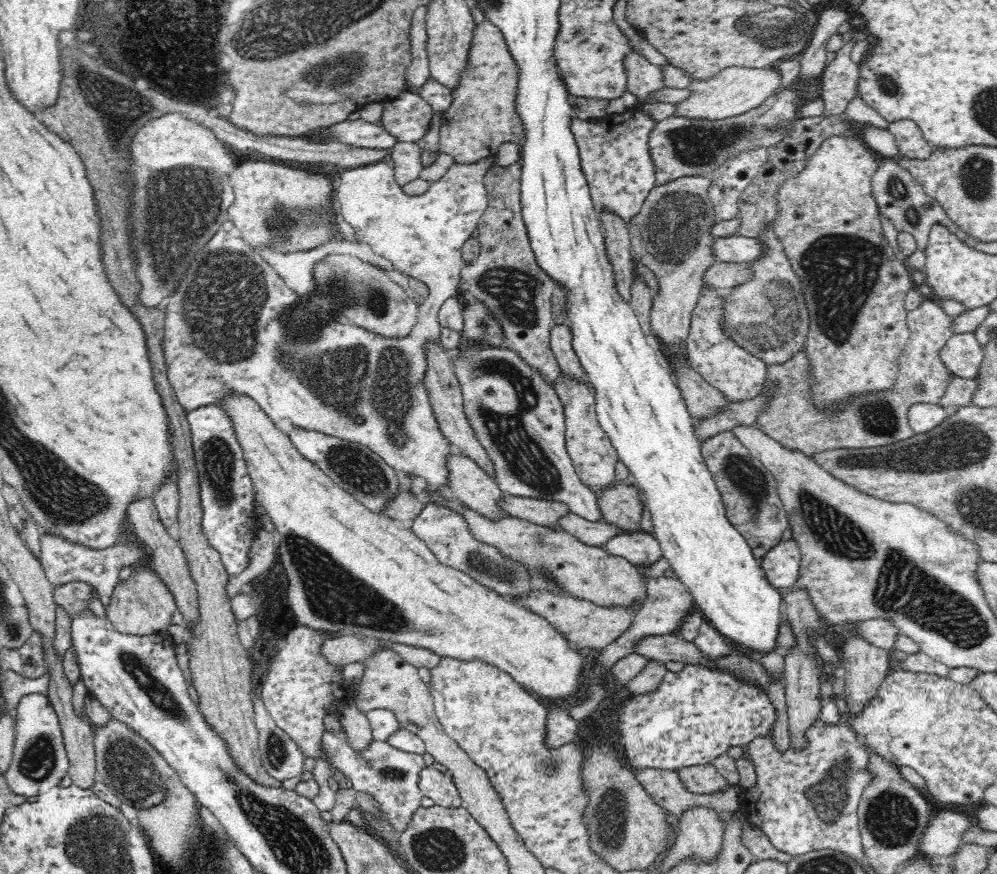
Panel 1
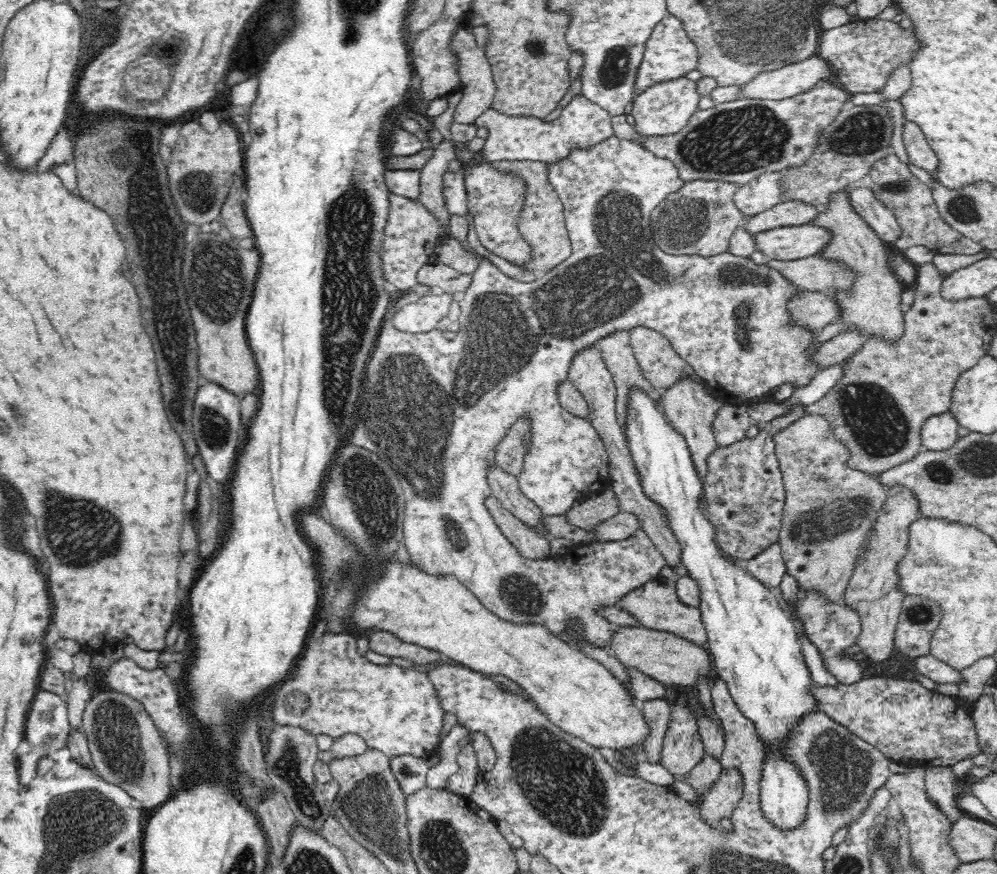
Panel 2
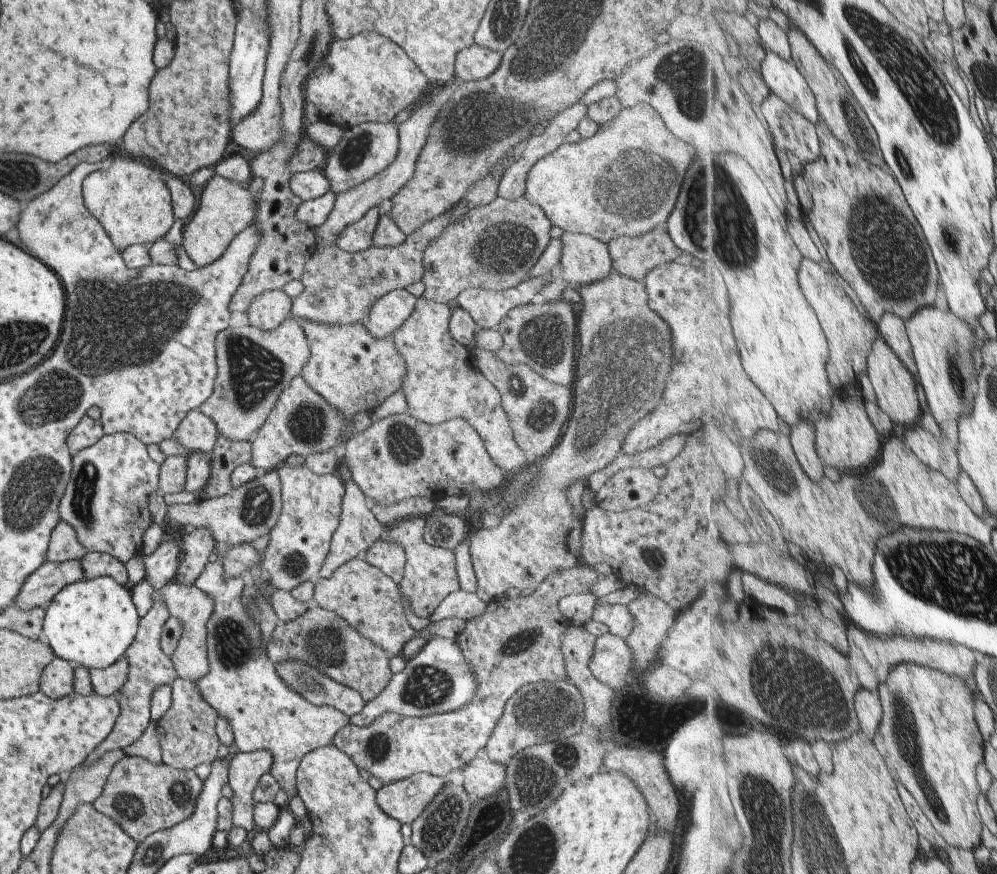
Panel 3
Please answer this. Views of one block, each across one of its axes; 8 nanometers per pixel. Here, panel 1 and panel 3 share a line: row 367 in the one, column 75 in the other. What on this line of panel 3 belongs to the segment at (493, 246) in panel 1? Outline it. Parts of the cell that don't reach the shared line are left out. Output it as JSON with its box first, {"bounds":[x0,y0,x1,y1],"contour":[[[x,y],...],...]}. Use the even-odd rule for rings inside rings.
{"bounds":[45,518,87,562],"contour":[[[61,518],[52,531],[45,562],[72,562],[81,560],[87,553],[86,548],[78,542],[74,528]]]}

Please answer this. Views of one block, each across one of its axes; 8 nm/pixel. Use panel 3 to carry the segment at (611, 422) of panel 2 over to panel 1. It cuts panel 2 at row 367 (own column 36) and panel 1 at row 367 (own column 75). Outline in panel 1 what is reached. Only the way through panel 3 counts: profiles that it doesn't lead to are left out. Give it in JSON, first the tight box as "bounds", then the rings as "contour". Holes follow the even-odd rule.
{"bounds":[550,324,588,383],"contour":[[[555,324],[550,330],[550,346],[563,374],[578,383],[588,383],[588,375],[584,373],[582,363],[572,346],[572,329],[569,326]]]}

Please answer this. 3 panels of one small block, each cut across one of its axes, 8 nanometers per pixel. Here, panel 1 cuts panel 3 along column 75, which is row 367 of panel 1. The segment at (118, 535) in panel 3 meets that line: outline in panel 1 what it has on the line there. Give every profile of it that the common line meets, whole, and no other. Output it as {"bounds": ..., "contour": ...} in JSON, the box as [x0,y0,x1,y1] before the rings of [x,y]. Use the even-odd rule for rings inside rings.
{"bounds":[448,344,601,521],"contour":[[[462,344],[462,348],[448,352],[454,374],[464,397],[464,414],[472,426],[476,439],[488,452],[496,468],[495,481],[506,495],[556,501],[568,505],[570,512],[589,521],[601,520],[598,494],[588,489],[574,469],[566,449],[564,409],[558,392],[548,384],[539,370],[526,364],[511,348],[487,344]]]}

